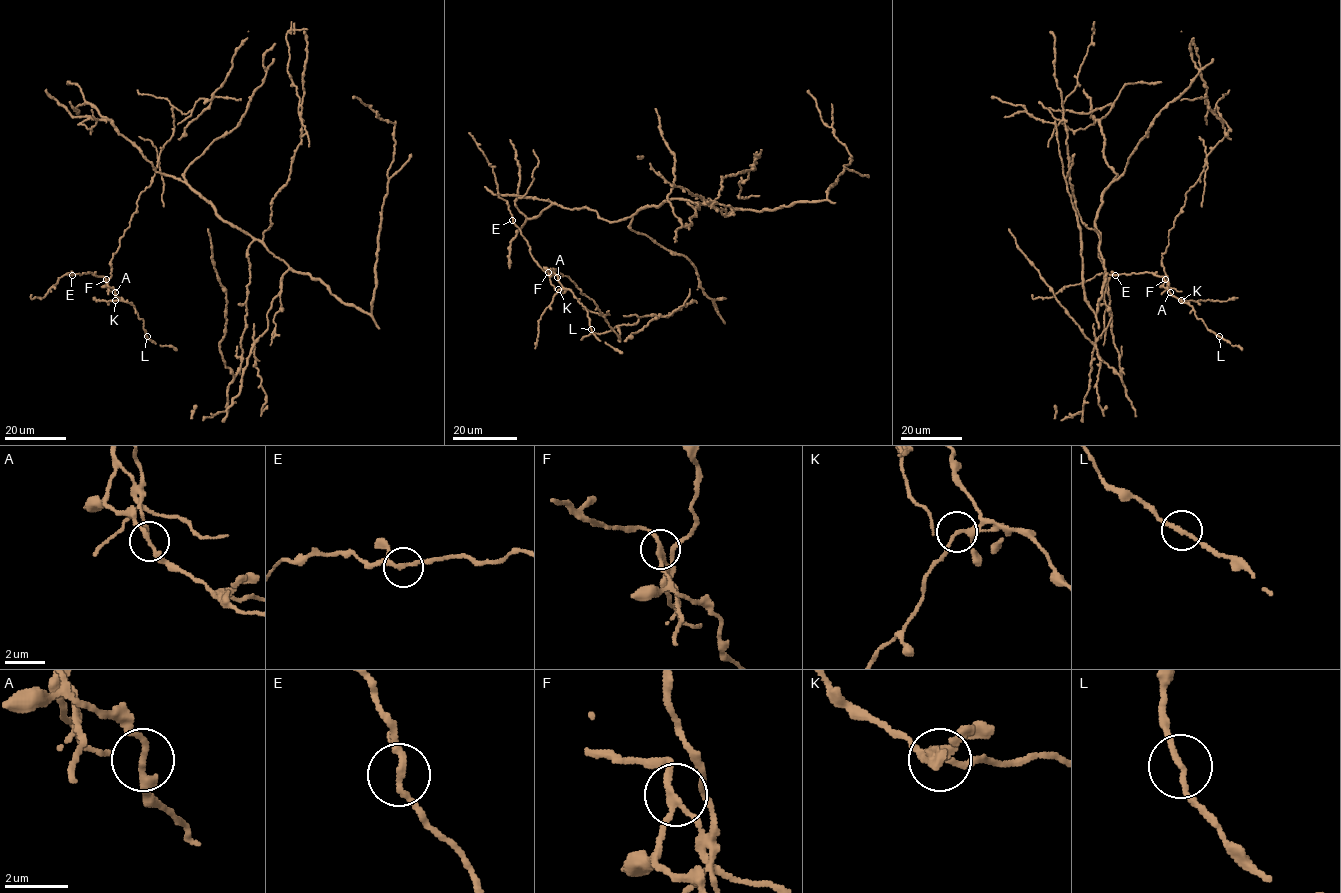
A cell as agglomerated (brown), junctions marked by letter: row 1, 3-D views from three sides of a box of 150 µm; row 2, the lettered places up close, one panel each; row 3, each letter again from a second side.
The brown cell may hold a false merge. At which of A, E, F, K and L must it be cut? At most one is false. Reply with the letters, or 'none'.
F

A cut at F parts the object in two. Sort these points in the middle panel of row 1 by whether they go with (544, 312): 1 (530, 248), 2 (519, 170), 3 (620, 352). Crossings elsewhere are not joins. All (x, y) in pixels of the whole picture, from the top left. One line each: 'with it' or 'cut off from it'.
1: with it
2: cut off from it
3: with it

